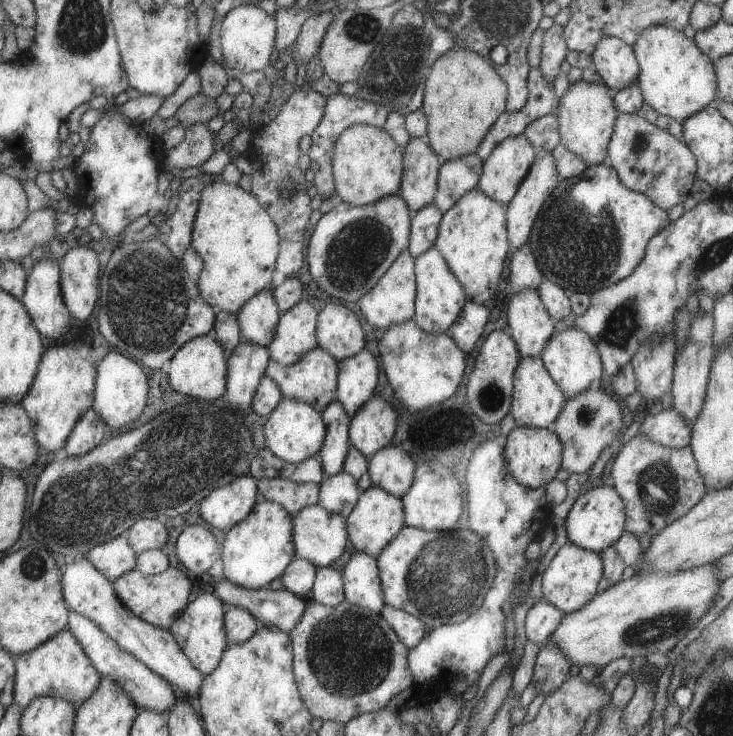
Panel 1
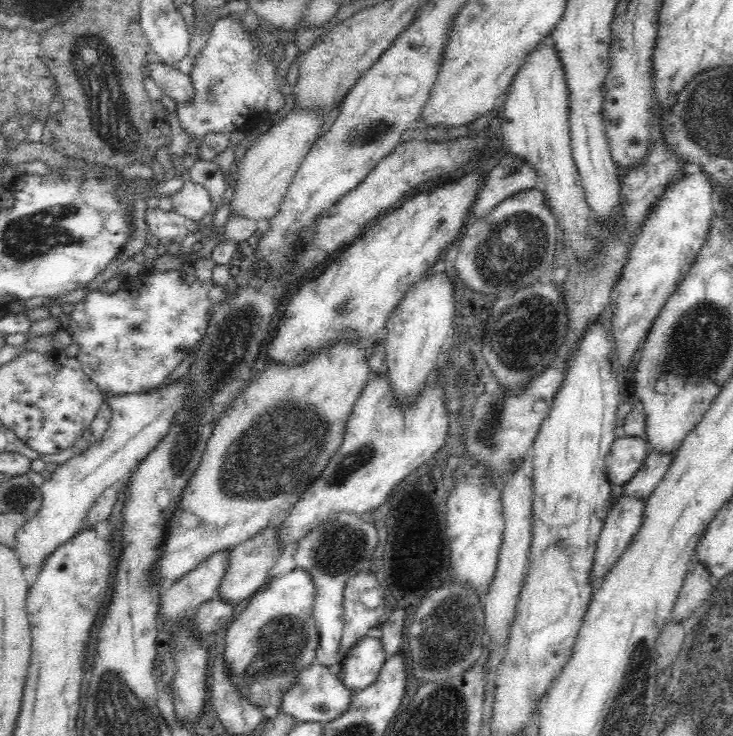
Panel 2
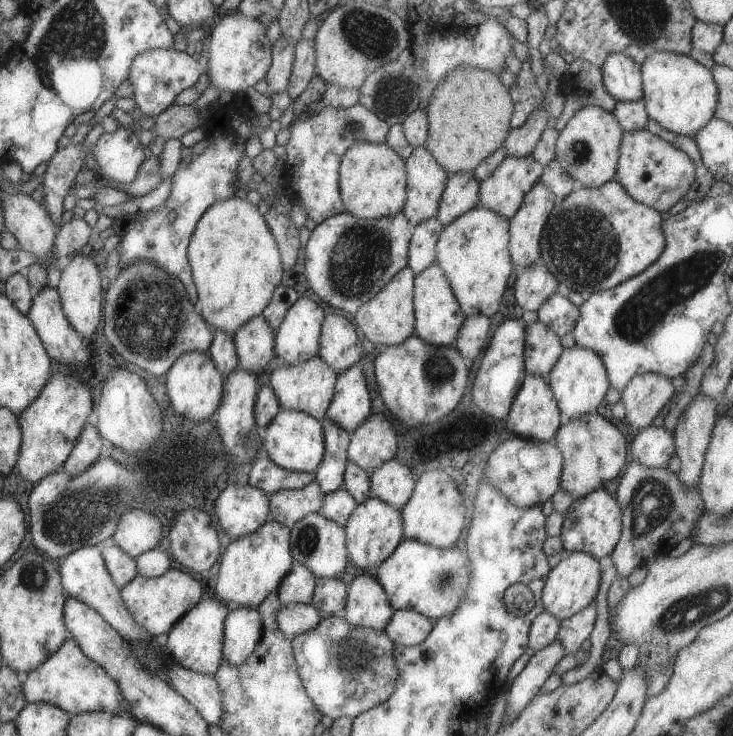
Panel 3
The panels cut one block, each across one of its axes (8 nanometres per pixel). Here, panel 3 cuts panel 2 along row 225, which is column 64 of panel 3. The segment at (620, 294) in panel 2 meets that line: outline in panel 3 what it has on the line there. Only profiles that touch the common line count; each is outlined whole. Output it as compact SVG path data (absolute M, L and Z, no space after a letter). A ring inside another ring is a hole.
M70 636L51 653L51 656L31 672L21 676L21 692L26 704L43 702L61 708L68 715L82 712L111 712L119 714L121 710L129 711L125 698L121 696L117 684L107 676L107 672L89 660L79 645Z

